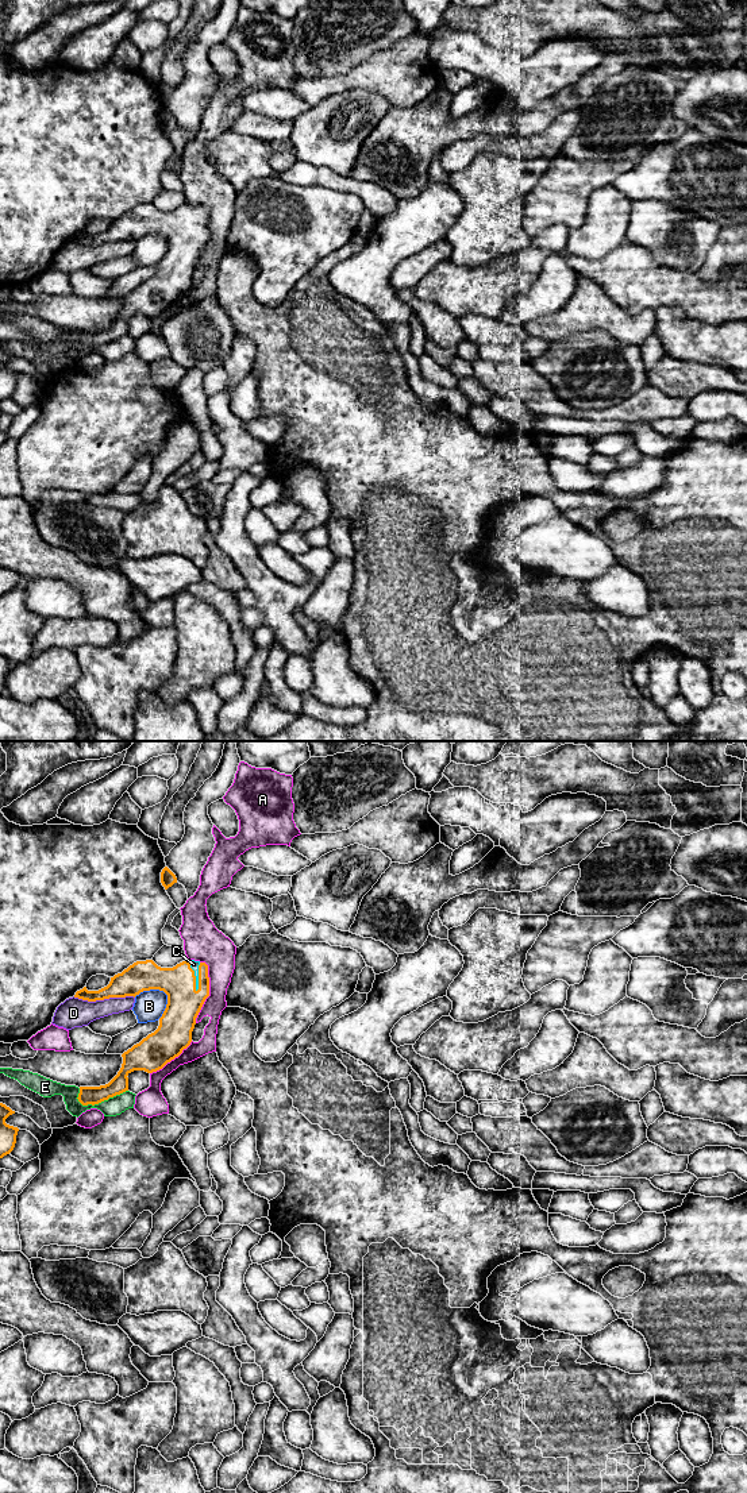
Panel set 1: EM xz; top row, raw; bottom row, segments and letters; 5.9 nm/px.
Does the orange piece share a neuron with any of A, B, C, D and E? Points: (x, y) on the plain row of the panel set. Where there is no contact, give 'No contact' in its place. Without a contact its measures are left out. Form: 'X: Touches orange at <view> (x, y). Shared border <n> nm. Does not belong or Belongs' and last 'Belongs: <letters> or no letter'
A: Touches orange at xz (208, 236). Shared border 380 nm. Does not belong
B: Touches orange at xz (154, 232). Shared border 220 nm. Does not belong
C: Touches orange at xz (195, 220). Shared border 200 nm. Belongs
D: Touches orange at xz (104, 242). Shared border 360 nm. Does not belong
E: Touches orange at xz (101, 344). Shared border 320 nm. Does not belong
Belongs: C

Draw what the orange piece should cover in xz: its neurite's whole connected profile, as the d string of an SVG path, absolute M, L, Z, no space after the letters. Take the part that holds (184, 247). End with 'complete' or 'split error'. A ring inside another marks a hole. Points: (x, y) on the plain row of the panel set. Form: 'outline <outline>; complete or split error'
outline M189 202L173 212L161 212L153 204L136 205L111 221L107 231L99 235L84 231L74 242L88 246L135 242L150 234L168 239L158 273L122 298L122 312L108 328L80 331L77 343L82 350L95 350L128 335L127 320L131 316L157 316L190 289L196 262L209 240L208 209Z; split error

